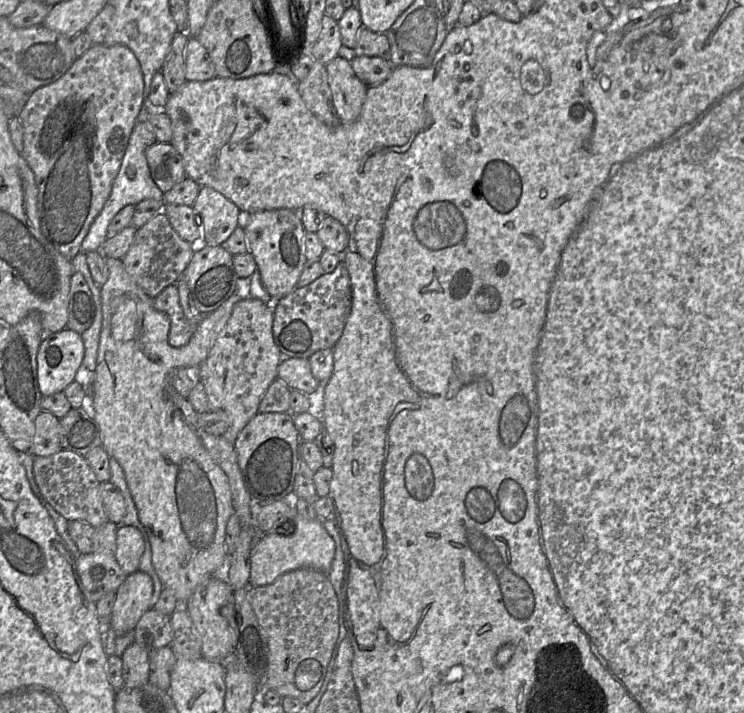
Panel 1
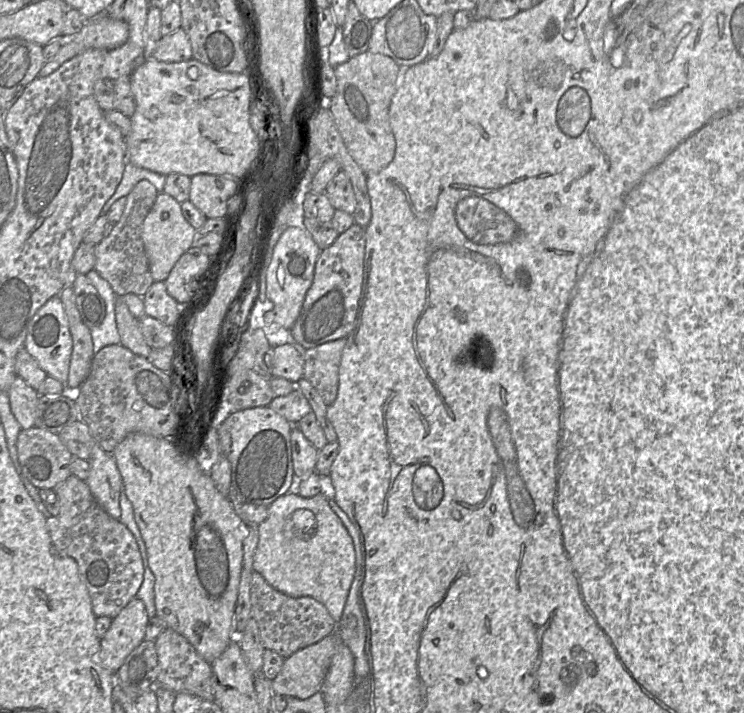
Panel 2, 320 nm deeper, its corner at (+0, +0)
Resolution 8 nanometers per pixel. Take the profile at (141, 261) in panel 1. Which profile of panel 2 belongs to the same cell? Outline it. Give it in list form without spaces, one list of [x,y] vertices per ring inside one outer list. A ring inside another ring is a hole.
[[[148,180],[139,181],[126,196],[126,206],[120,220],[108,236],[95,245],[94,270],[110,284],[117,296],[133,293],[143,297],[154,282],[141,233],[143,222],[157,195],[158,191]]]

